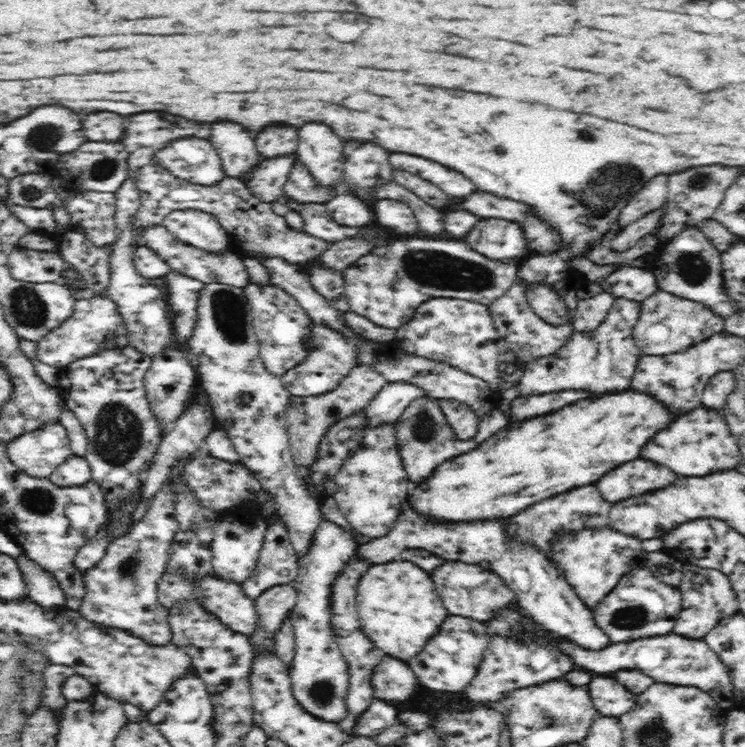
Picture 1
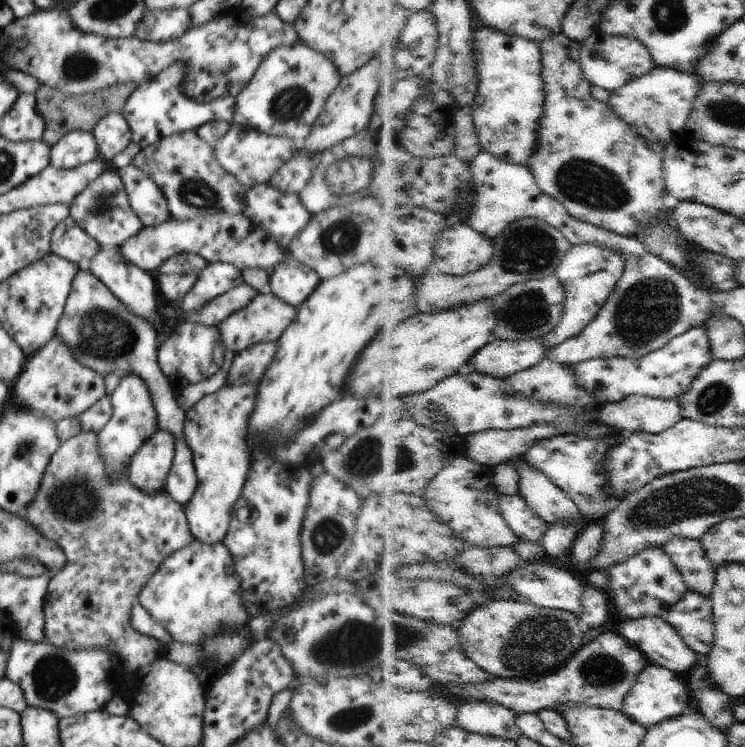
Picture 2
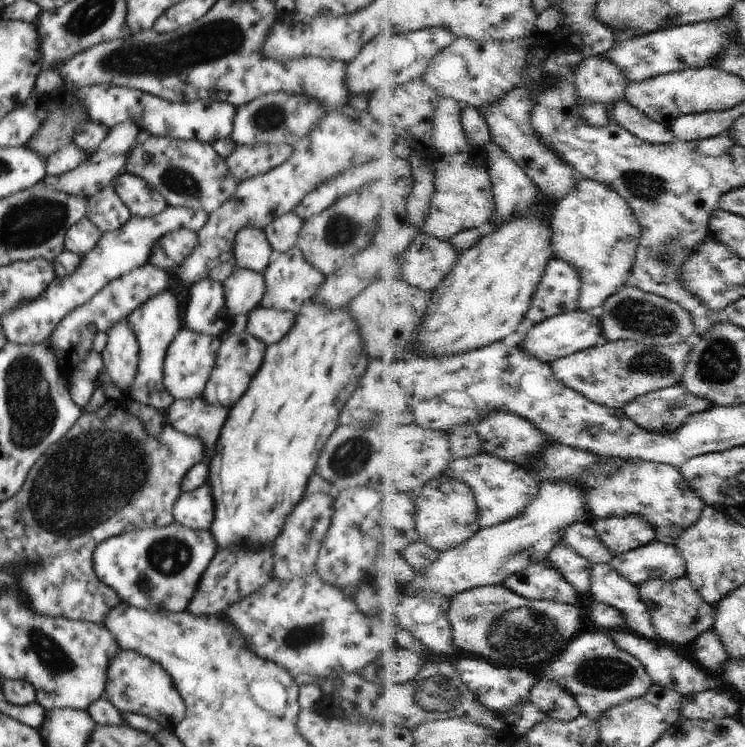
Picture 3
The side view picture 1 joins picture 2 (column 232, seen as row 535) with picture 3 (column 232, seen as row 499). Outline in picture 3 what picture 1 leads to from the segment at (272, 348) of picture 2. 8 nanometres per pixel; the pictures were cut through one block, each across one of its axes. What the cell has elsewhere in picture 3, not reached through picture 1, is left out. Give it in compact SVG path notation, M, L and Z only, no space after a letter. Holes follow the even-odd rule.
M244 332L237 335L227 334L222 338L220 350L210 378L206 383L203 398L208 404L216 406L232 406L242 398L242 392L246 392L250 384L250 376L258 370L258 366L264 360L264 352L267 346L261 340L254 338L250 333Z

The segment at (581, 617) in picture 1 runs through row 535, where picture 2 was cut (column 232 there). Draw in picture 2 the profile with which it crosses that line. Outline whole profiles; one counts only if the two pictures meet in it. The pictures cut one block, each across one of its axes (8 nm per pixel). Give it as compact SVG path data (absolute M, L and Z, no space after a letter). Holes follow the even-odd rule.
M256 384L224 386L218 392L204 396L198 404L186 412L184 440L194 454L197 486L192 499L185 505L185 518L190 533L198 541L215 544L226 536L234 502L240 498L250 456L246 448L246 422L250 410L254 410Z

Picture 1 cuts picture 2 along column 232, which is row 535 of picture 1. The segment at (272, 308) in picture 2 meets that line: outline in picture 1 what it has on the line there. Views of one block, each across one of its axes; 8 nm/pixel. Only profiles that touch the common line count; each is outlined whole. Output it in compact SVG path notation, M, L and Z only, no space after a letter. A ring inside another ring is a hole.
M322 519L320 528L314 534L314 542L310 546L310 552L306 552L304 558L297 561L299 570L297 577L292 582L292 587L298 593L297 604L290 614L293 631L295 634L295 654L289 667L289 677L292 685L292 694L298 700L300 706L311 715L323 721L336 723L347 717L346 695L348 694L349 669L344 662L342 650L338 648L336 635L332 634L332 611L331 611L331 586L342 570L353 560L360 546L355 542L350 533L332 522Z

